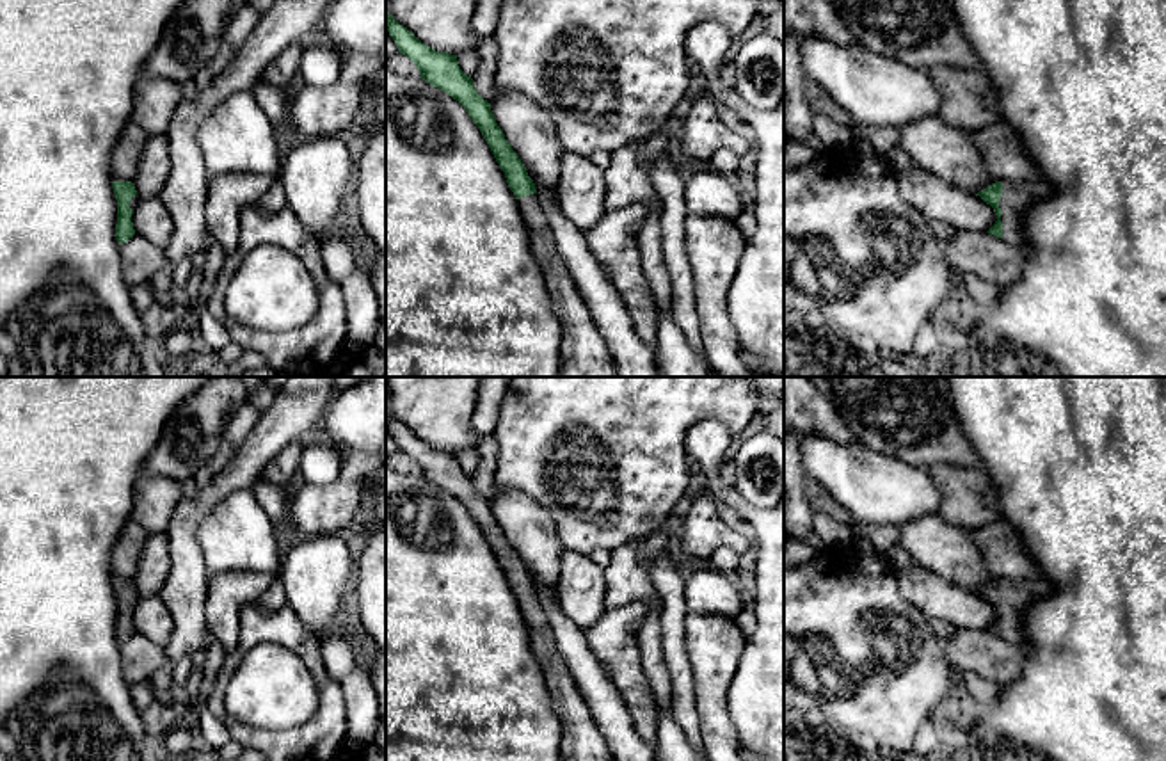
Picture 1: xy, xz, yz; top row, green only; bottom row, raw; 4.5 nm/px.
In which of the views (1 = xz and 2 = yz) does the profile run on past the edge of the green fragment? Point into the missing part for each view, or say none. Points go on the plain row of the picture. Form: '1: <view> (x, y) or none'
1: xz (582, 740)
2: yz (1017, 596)

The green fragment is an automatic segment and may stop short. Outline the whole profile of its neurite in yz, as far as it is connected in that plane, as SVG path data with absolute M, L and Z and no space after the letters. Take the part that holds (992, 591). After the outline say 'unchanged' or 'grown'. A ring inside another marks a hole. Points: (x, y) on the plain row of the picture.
M995 580L978 590L986 603L995 608L997 619L986 629L1011 644L1020 644L1024 638L1024 612L1038 597L1050 594L1050 585L1043 581L1013 581Z | grown

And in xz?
M389 411L386 429L398 450L414 461L425 480L444 489L466 507L505 571L526 622L531 651L542 667L553 711L562 724L562 761L613 761L583 693L562 660L535 581L498 525L491 501L476 491L473 477L460 468L457 453L427 445Z | grown

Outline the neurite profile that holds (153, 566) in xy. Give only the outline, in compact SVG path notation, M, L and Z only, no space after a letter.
M164 532L149 533L132 578L140 599L160 594L171 569L169 541Z

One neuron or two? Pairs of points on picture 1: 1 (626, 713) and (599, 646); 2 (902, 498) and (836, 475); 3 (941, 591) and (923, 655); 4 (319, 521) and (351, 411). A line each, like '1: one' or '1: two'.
1: one
2: one
3: two
4: one

